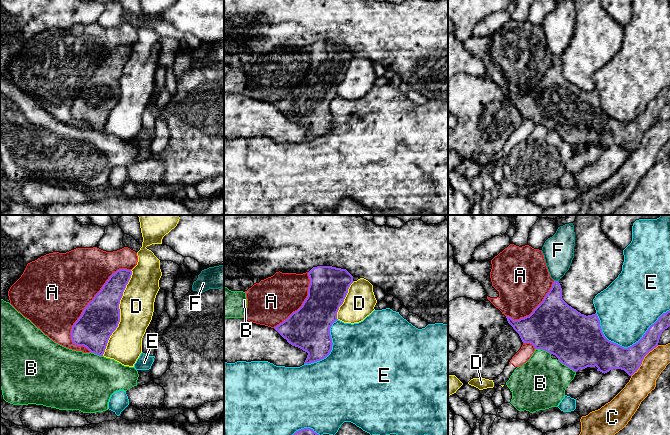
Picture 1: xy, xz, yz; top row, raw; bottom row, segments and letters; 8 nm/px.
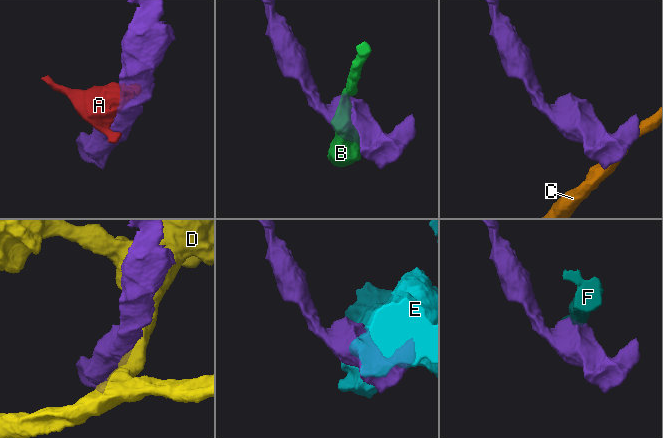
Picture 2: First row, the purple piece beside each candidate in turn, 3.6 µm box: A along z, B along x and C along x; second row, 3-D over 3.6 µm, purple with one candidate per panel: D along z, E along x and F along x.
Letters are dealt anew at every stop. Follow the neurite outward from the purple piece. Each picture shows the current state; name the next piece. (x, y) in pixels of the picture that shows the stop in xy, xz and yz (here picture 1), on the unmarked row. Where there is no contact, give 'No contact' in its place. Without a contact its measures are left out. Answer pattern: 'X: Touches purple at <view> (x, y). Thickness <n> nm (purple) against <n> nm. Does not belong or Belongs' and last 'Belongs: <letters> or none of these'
A: Touches purple at xy (92, 76). Thickness 300 nm (purple) against 480 nm. Does not belong
B: Touches purple at yz (567, 141). Thickness 420 nm (purple) against 400 nm. Does not belong
C: Touches purple at yz (642, 136). Thickness 200 nm (purple) against 200 nm. Does not belong
D: Touches purple at xy (119, 89). Thickness 300 nm (purple) against 280 nm. Does not belong
E: Touches purple at yz (626, 124). Thickness 260 nm (purple) against 400 nm. Does not belong
F: Touches purple at yz (556, 57). Thickness 260 nm (purple) against 260 nm. Does not belong
Belongs: none of these

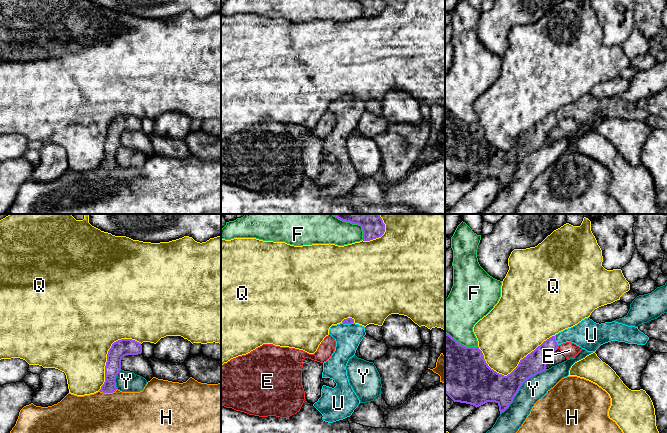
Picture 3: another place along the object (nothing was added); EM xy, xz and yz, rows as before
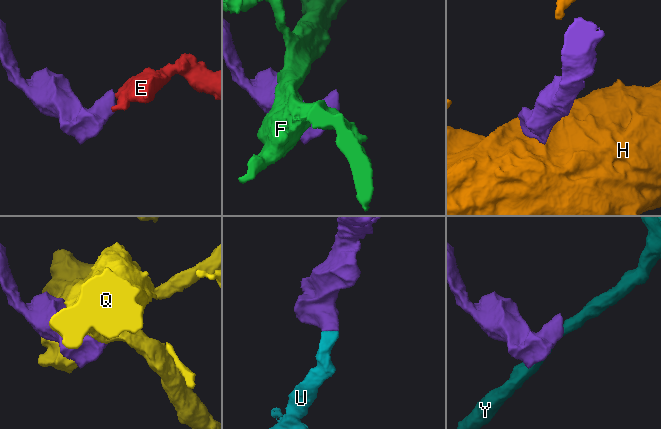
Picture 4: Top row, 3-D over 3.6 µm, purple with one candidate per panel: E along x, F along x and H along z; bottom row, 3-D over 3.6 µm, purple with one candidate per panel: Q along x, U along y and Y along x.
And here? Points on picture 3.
E: Touches purple at yz (557, 123). Thickness 170 nm (purple) against 120 nm. Does not belong
F: Touches purple at yz (460, 119). Thickness 440 nm (purple) against 320 nm. Does not belong
H: Touches purple at xy (108, 168). Thickness 130 nm (purple) against 500 nm. Does not belong
Q: Touches purple at yz (514, 145). Thickness 260 nm (purple) against 400 nm. Does not belong
U: Touches purple at yz (555, 117). Thickness 170 nm (purple) against 220 nm. Belongs
Y: Touches purple at yz (520, 162). Thickness 260 nm (purple) against 180 nm. Does not belong
Belongs: U

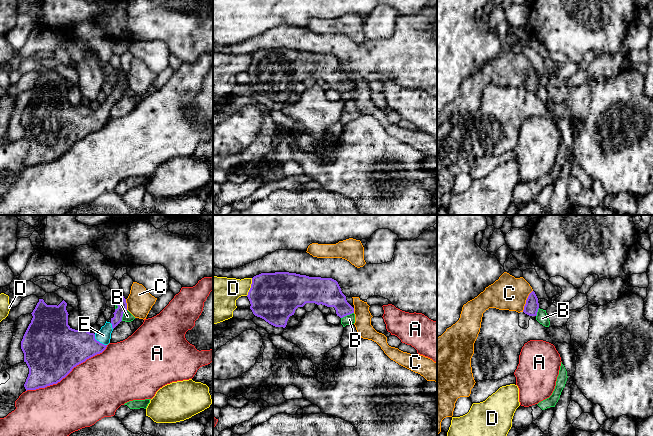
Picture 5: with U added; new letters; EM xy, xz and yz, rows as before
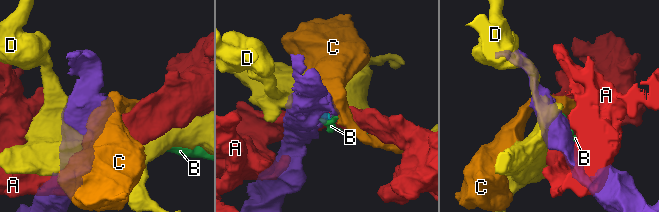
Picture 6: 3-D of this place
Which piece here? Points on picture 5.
A: Touches purple at xy (67, 150). Thickness 460 nm (purple) against 480 nm. Does not belong
B: Touches purple at xz (347, 90). Thickness 220 nm (purple) against 80 nm. Does not belong
C: Touches purple at yz (526, 77). Thickness 120 nm (purple) against 280 nm. Does not belong
D: Touches purple at xz (251, 63). Thickness 400 nm (purple) against 260 nm. Does not belong
E: Touches purple at xy (98, 117). Thickness 300 nm (purple) against 110 nm. Belongs
Belongs: E

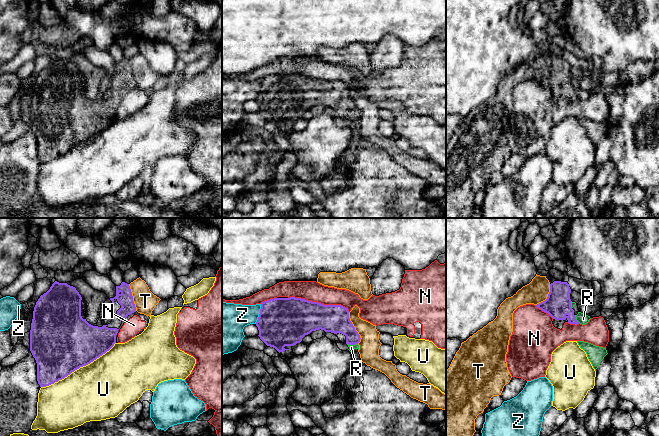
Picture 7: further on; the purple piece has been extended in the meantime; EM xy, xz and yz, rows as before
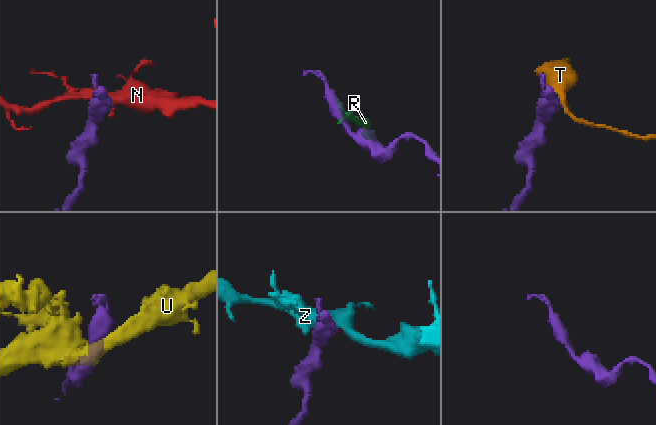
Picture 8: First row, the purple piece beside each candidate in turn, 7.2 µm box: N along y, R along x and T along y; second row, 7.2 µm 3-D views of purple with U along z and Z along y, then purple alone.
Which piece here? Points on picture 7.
N: Touches purple at xz (319, 79). Thickness 340 nm (purple) against 160 nm. Does not belong
R: Touches purple at xz (352, 120). Thickness 220 nm (purple) against 50 nm. Does not belong
T: Touches purple at xz (354, 104). Thickness 220 nm (purple) against 170 nm. Does not belong
U: Touches purple at xy (78, 144). Thickness 500 nm (purple) against 460 nm. Does not belong
Z: Touches purple at xz (259, 90). Thickness 380 nm (purple) against 260 nm. Does not belong
Belongs: none of these

